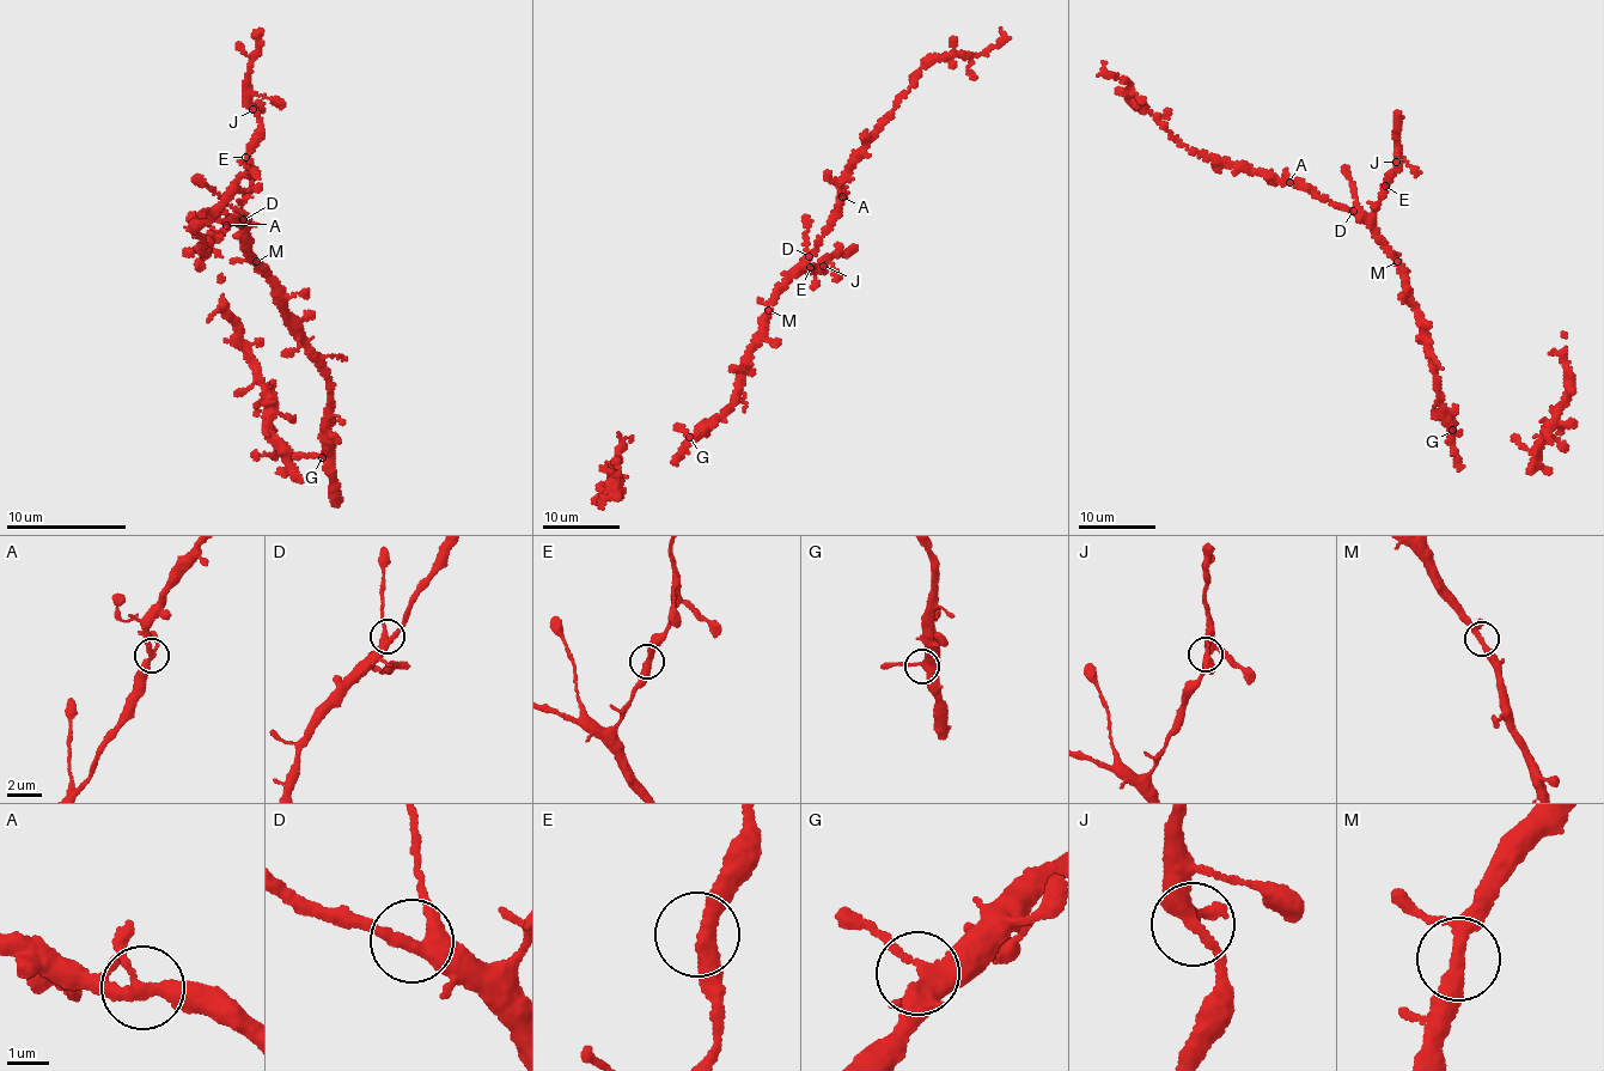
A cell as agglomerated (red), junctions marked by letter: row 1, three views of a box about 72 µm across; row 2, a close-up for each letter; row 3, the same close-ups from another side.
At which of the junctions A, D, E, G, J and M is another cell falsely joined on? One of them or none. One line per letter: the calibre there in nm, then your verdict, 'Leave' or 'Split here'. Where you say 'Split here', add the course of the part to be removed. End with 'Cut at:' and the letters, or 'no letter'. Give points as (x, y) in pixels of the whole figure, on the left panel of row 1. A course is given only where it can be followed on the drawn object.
A: Thickness 280 nm. Leave
D: Thickness 340 nm. Leave
E: Thickness 360 nm. Leave
G: Thickness 360 nm. Leave
J: Thickness 280 nm. Leave
M: Thickness 280 nm. Leave
Cut at: no letter

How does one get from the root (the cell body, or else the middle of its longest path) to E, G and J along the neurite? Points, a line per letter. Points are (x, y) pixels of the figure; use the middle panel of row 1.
E: (768, 321), (775, 294), (794, 269), (800, 267), (806, 272), (810, 267)
G: (768, 321), (740, 364), (740, 379), (732, 403), (689, 437)
J: (768, 321), (775, 294), (794, 269), (800, 267), (806, 272), (817, 266), (822, 269), (823, 266)

